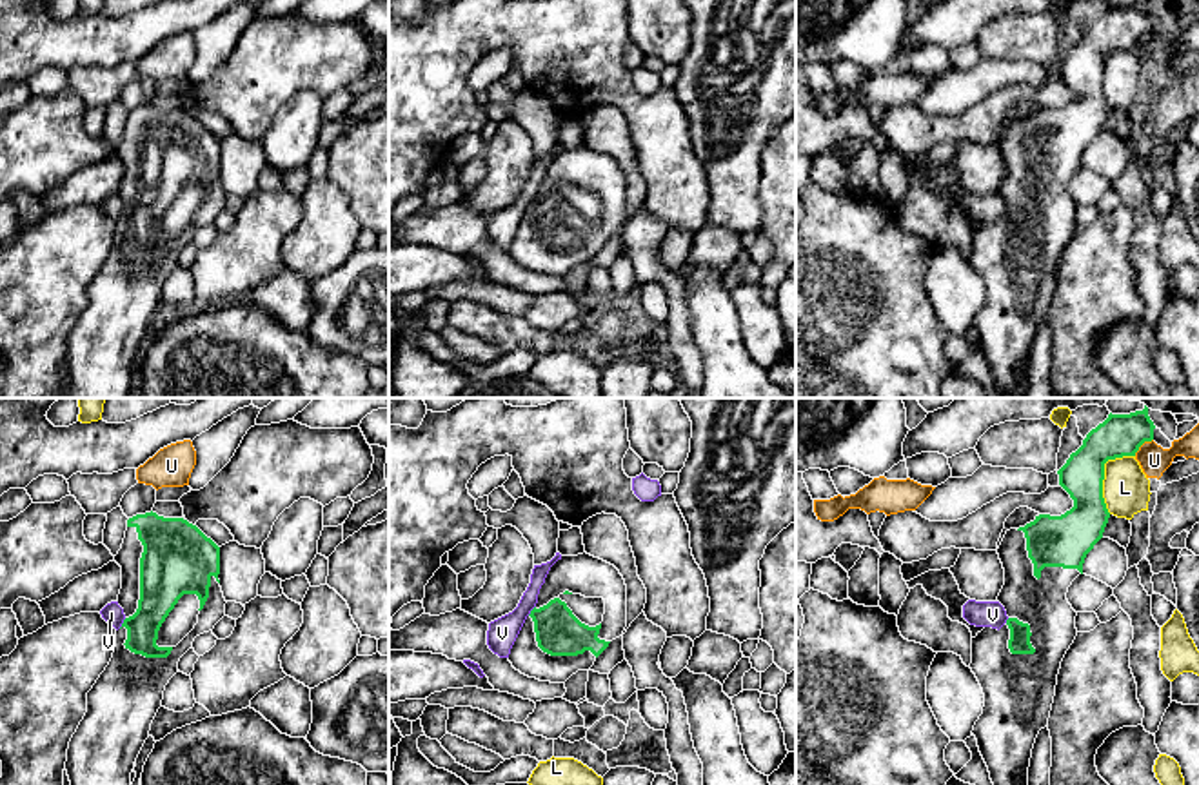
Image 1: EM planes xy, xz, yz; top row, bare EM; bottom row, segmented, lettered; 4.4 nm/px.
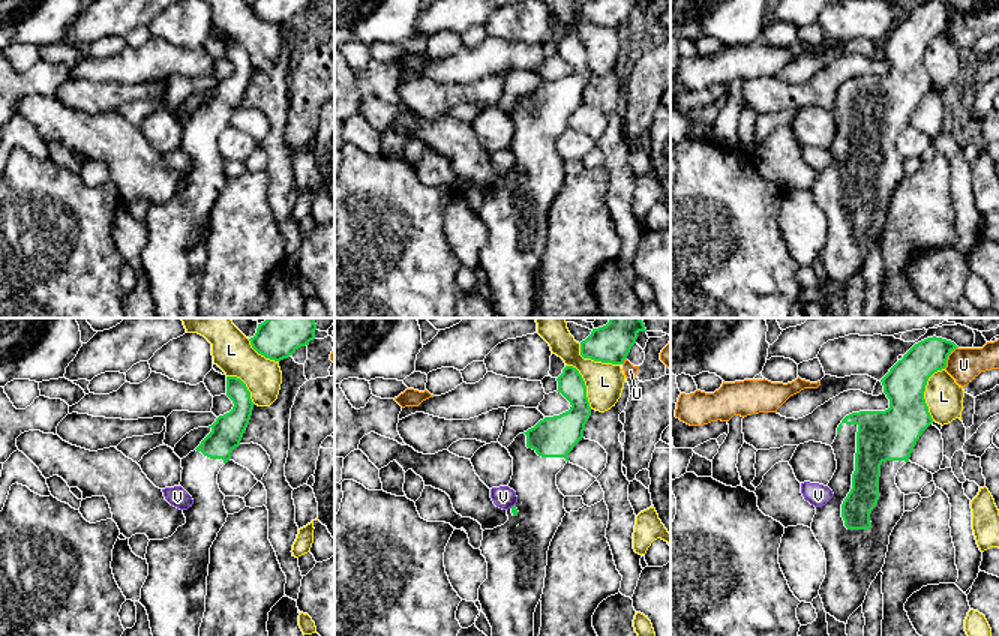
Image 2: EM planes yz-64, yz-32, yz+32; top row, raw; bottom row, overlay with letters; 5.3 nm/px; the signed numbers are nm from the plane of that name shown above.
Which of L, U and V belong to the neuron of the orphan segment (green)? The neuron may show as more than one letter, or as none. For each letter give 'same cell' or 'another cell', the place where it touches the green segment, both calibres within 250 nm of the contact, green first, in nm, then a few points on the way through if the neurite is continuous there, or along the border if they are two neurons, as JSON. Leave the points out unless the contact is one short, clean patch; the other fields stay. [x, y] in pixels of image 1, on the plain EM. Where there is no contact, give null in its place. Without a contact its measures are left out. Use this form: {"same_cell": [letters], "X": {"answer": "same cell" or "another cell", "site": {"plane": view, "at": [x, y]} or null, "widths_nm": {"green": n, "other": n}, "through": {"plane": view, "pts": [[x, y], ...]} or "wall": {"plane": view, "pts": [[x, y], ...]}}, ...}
{"same_cell": [], "L": {"answer": "another cell", "site": {"plane": "yz", "at": [1103, 68]}, "widths_nm": {"green": 190, "other": 200}}, "U": {"answer": "another cell", "site": {"plane": "yz", "at": [1141, 37]}, "widths_nm": {"green": 190, "other": 140}}, "V": {"answer": "another cell", "site": {"plane": "xy", "at": [122, 217]}, "widths_nm": {"green": 200, "other": 90}, "wall": {"plane": "xy", "pts": [[126, 211], [118, 220]]}}}

